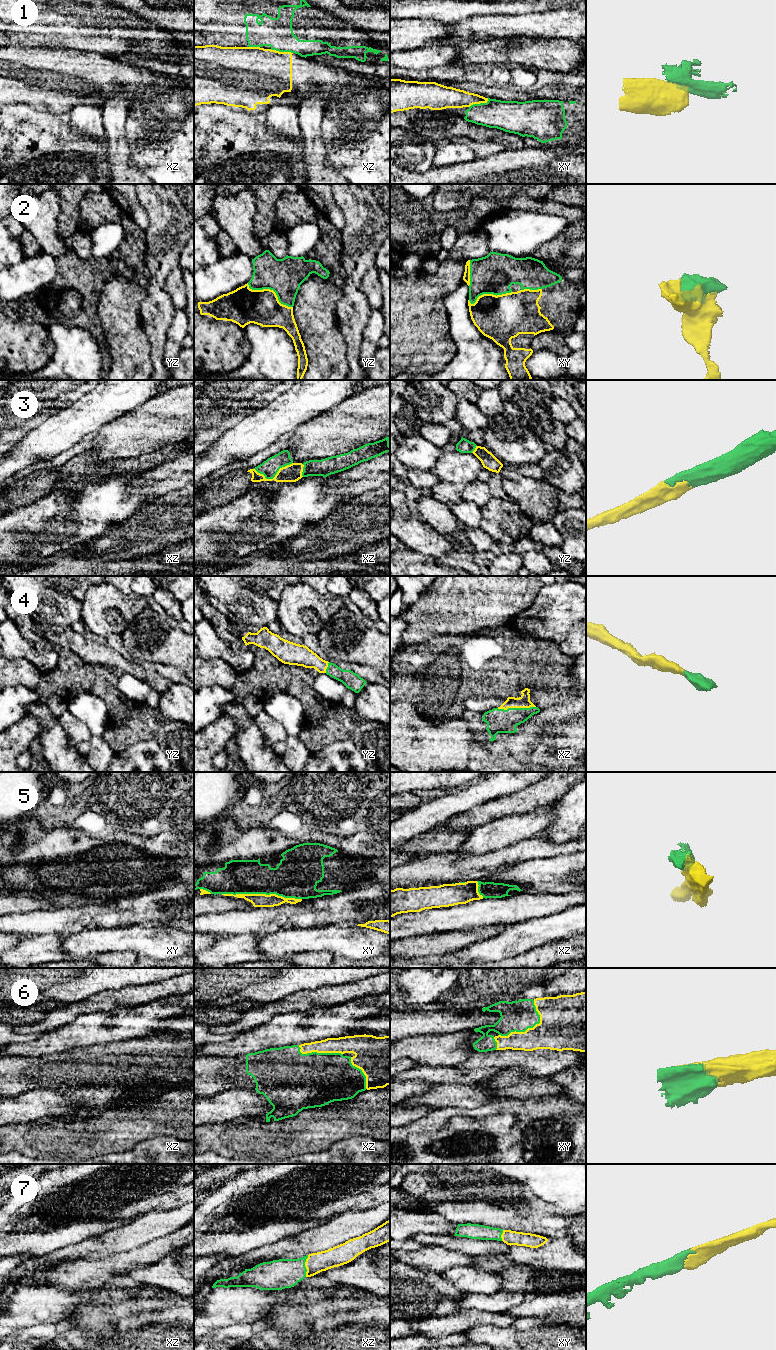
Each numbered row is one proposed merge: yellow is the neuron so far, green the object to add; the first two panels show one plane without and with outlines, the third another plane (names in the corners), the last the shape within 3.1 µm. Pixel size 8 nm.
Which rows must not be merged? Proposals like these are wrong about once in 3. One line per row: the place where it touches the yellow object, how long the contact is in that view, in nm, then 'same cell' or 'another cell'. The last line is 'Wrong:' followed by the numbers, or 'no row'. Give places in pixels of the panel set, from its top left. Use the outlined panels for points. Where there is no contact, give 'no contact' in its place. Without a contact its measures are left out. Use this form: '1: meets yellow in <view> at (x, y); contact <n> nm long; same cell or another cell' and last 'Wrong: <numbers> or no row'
1: meets yellow in xz at (281, 52); contact 190 nm long; another cell
2: meets yellow in yz at (271, 290); contact 420 nm long; same cell
3: meets yellow in xz at (275, 476); contact 320 nm long; same cell
4: meets yellow in xz at (516, 707); contact 320 nm long; same cell
5: meets yellow in xy at (261, 894); contact 650 nm long; another cell
6: meets yellow in xy at (530, 1028); contact 400 nm long; same cell
7: meets yellow in xz at (305, 1266); contact 180 nm long; same cell
Wrong: 1, 5

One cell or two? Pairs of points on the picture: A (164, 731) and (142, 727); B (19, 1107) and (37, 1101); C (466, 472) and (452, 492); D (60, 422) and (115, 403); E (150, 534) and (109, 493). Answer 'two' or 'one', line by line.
A: one
B: one
C: two
D: one
E: two

